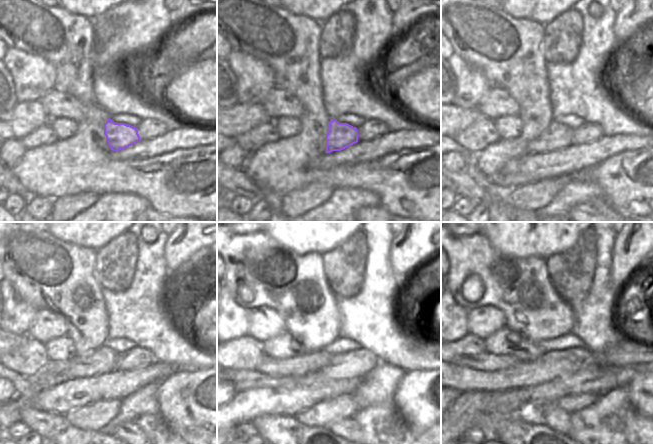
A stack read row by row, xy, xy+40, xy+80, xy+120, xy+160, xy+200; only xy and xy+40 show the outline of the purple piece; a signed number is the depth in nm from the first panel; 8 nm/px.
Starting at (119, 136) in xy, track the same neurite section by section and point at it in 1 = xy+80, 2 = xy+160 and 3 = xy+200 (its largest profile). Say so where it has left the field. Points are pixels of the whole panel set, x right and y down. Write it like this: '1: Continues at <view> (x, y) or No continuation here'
1: Continues at xy+80 (556, 136)
2: Continues at xy+160 (307, 363)
3: Continues at xy+200 (485, 361)

